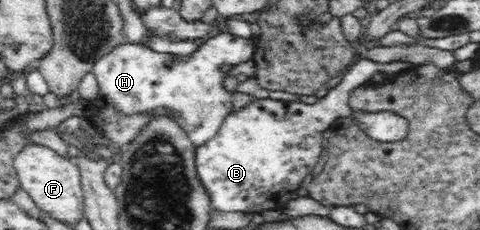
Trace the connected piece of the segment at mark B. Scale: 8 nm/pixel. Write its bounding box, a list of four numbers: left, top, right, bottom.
[196,58,413,212]

